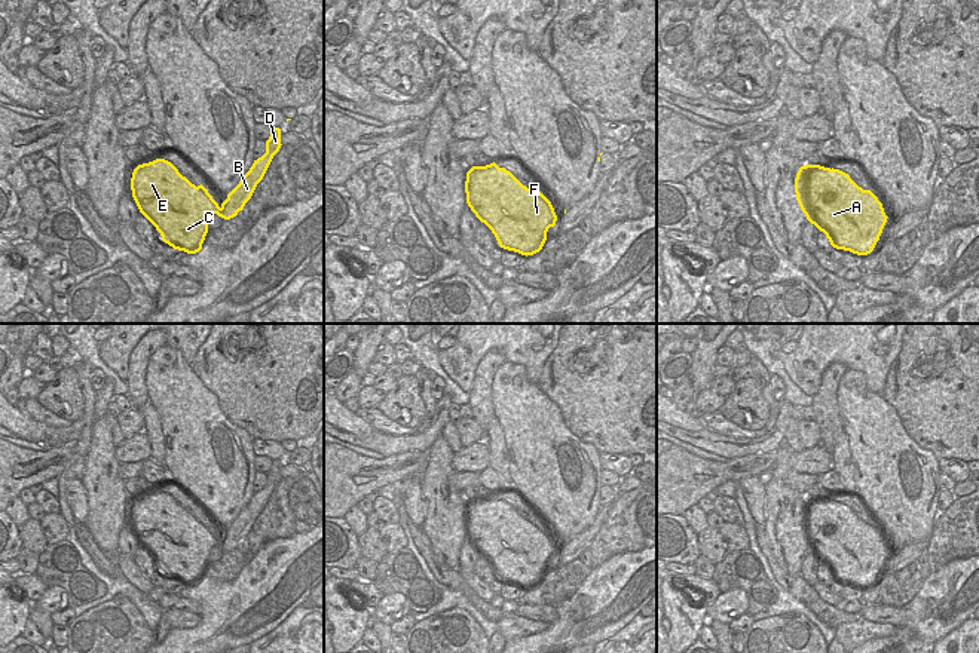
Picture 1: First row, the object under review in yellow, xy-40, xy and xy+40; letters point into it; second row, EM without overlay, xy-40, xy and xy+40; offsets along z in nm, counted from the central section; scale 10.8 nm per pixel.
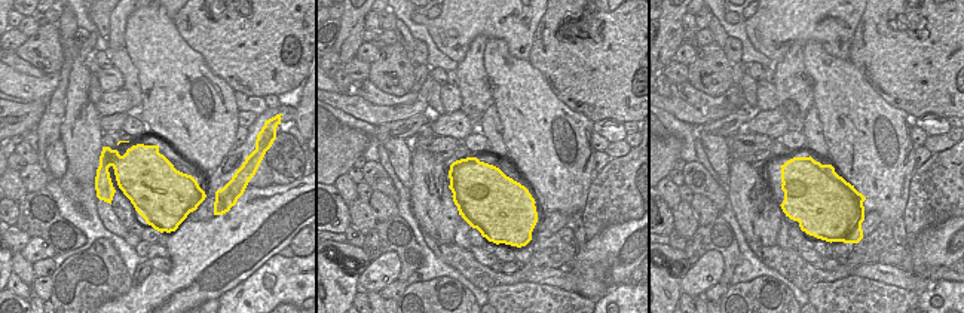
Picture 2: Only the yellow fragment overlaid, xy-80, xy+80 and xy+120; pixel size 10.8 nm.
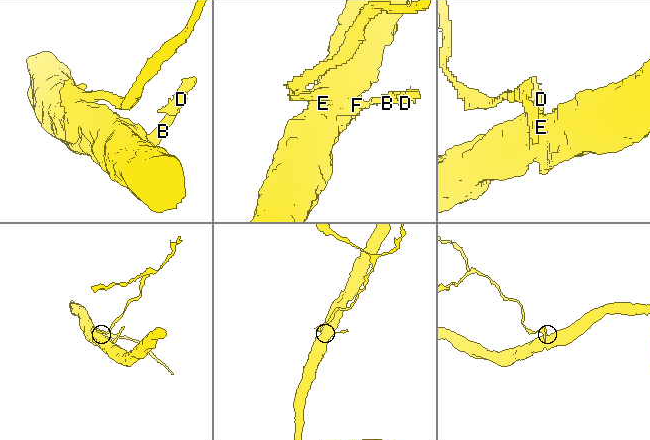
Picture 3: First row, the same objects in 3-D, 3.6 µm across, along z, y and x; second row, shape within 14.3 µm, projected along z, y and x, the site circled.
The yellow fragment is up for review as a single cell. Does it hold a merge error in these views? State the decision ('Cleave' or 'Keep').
Cleave

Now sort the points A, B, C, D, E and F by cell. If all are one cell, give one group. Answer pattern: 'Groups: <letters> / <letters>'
Groups: A C E F / B D

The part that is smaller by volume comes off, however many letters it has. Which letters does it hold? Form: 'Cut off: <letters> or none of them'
Cut off: B, D

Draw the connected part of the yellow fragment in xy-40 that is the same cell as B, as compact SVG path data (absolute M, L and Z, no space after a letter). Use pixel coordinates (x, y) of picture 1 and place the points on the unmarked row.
M273 460L269 472L266 473L266 485L254 493L250 503L242 509L239 516L227 527L221 536L221 551L230 552L244 542L245 536L251 531L257 516L263 512L273 488L281 481L281 462Z

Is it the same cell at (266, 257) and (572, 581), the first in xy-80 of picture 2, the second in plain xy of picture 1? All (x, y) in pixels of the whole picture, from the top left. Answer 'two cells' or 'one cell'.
two cells

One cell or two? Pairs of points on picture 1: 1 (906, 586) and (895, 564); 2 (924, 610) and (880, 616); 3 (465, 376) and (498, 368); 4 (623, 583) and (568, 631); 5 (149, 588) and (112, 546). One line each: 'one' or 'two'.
1: two
2: two
3: two
4: one
5: two

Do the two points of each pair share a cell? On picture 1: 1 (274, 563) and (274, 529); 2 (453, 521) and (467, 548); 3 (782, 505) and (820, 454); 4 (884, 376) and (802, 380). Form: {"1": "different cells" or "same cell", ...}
{"1": "different cells", "2": "same cell", "3": "different cells", "4": "different cells"}

